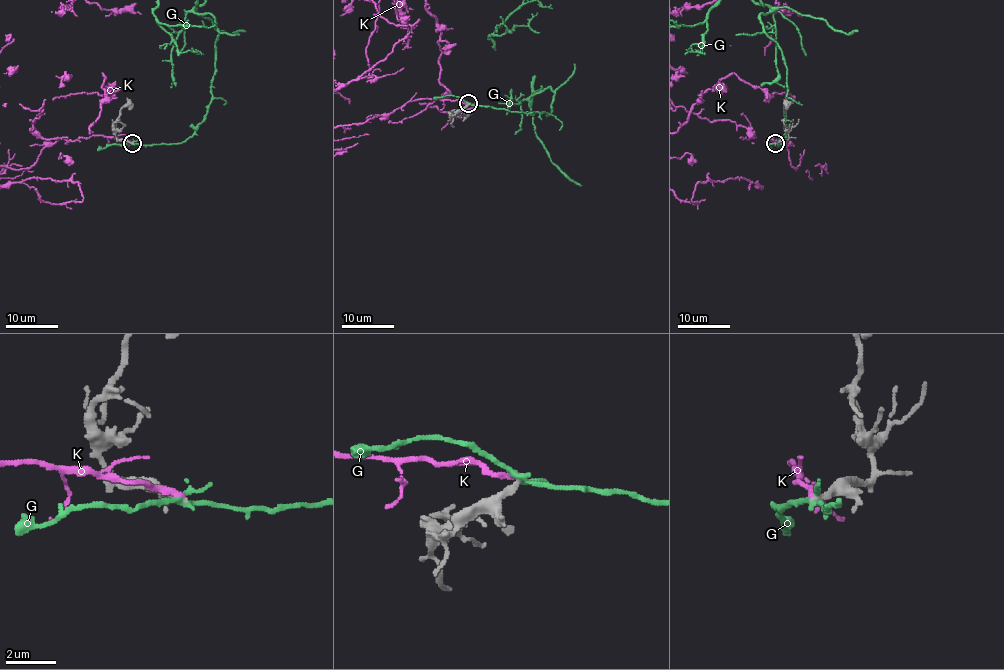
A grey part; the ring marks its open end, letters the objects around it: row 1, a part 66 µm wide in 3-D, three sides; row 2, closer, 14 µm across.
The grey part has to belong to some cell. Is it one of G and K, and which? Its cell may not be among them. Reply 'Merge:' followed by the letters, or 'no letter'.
Merge: no letter

